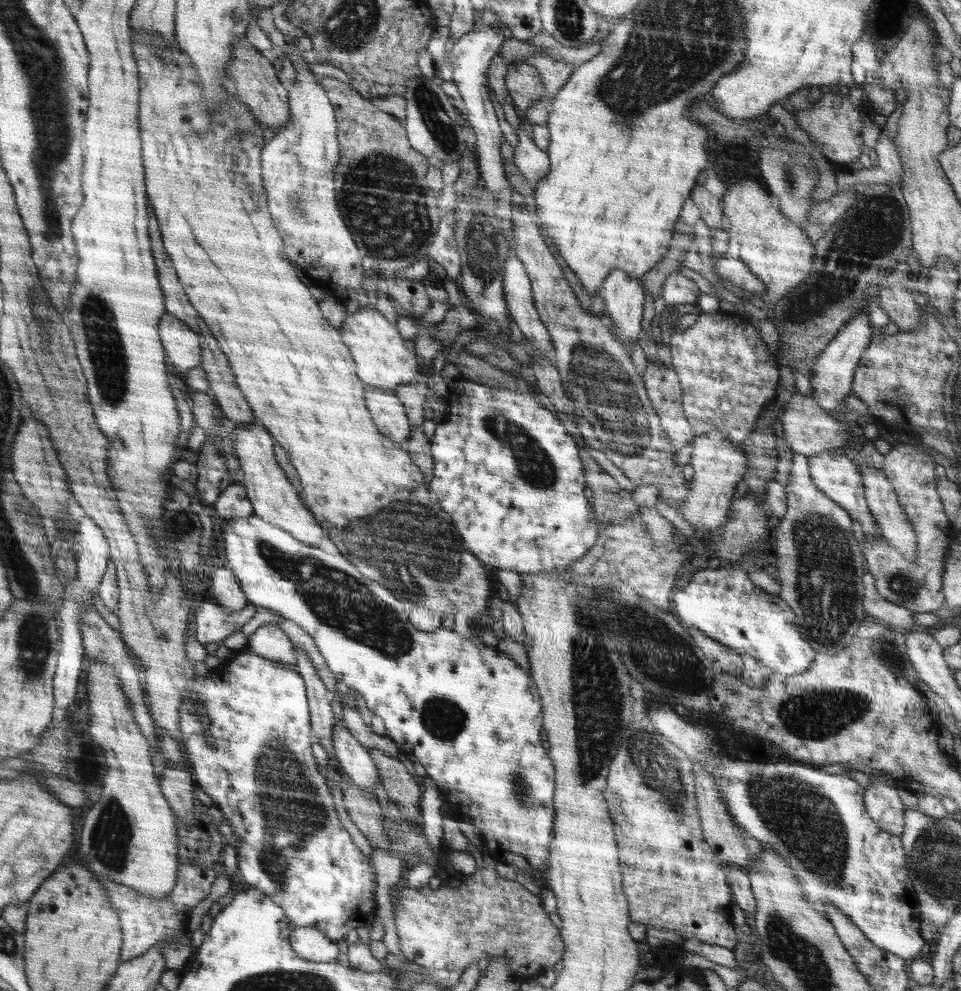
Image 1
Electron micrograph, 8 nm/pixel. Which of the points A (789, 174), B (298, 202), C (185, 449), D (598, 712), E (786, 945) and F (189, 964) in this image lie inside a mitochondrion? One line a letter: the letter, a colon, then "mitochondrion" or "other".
A: mitochondrion
B: mitochondrion
C: other
D: mitochondrion
E: mitochondrion
F: other

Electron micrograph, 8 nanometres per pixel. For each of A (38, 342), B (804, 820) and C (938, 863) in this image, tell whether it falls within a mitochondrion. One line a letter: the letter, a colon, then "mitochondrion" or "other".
A: other
B: mitochondrion
C: mitochondrion

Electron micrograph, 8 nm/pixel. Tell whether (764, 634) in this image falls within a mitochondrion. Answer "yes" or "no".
no

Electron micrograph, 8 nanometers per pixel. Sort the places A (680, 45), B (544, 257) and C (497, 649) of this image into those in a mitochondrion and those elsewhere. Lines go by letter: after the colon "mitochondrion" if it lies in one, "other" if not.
A: mitochondrion
B: other
C: other

